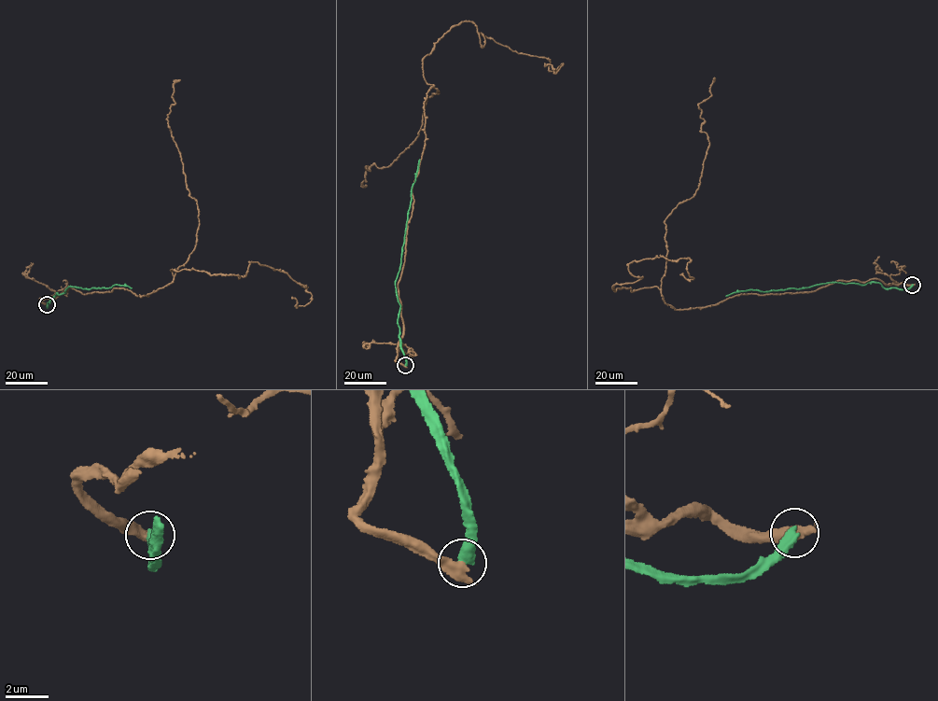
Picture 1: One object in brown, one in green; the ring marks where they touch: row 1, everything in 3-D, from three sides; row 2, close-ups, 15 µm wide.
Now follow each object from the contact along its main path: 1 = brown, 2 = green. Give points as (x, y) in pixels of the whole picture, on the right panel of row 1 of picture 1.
1: (912, 285), (683, 309), (612, 287), (642, 277), (635, 260), (689, 258), (679, 274)
2: (912, 285), (906, 289), (886, 288), (873, 282), (864, 285), (829, 282), (799, 288), (748, 289), (725, 296)

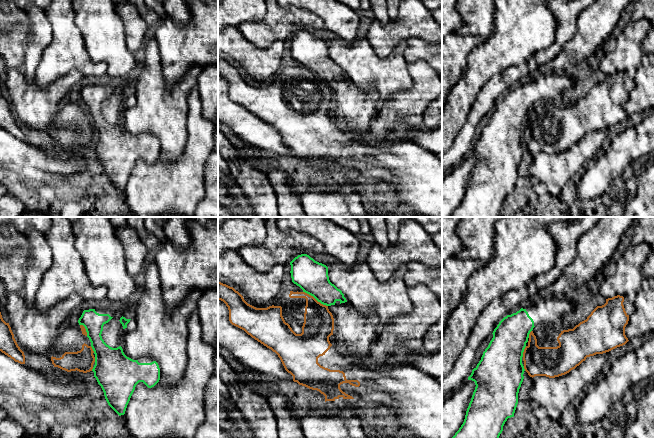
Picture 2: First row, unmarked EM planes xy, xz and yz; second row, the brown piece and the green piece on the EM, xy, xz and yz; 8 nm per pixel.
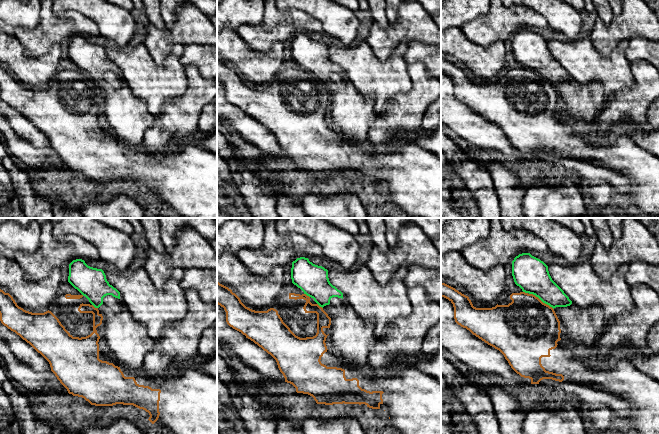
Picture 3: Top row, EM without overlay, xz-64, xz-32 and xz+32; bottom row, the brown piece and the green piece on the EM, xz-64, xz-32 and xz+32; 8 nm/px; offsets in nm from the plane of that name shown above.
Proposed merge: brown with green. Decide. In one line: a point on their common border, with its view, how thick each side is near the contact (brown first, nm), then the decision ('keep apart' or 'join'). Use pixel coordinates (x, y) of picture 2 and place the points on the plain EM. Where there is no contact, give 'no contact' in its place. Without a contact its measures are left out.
xz (314, 74) | 240/260 nm | keep apart

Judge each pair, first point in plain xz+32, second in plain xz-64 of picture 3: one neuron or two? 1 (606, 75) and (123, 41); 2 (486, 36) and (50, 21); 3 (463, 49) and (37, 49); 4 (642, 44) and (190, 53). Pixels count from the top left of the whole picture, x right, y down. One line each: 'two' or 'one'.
1: two
2: one
3: two
4: one

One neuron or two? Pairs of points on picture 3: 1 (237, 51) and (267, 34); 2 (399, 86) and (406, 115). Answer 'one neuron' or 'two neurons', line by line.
1: two neurons
2: two neurons

